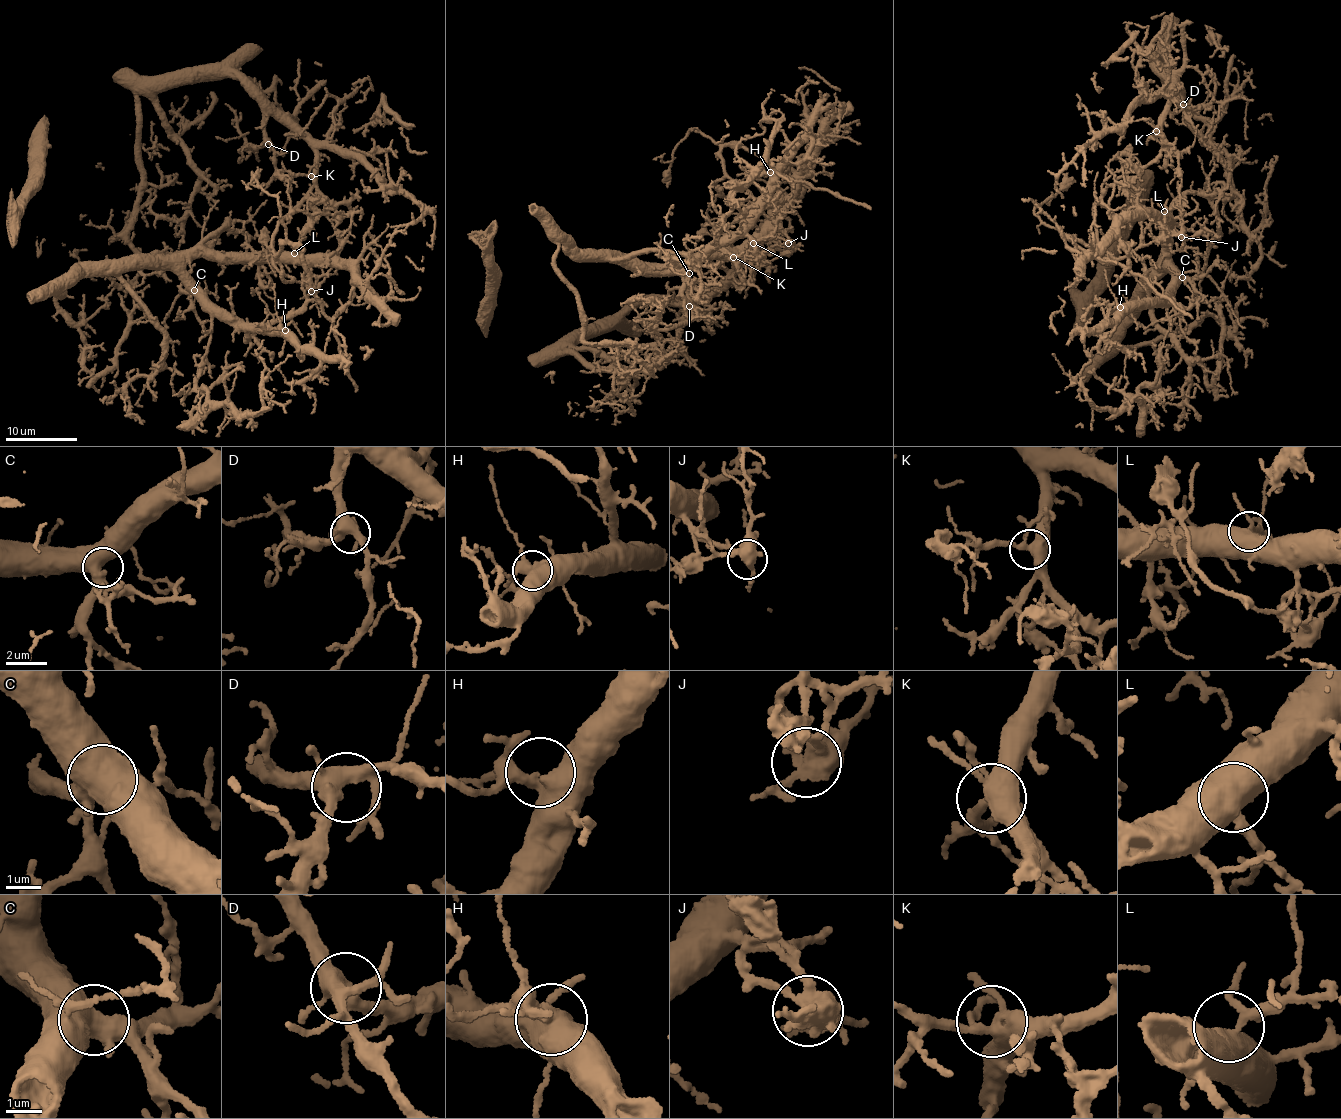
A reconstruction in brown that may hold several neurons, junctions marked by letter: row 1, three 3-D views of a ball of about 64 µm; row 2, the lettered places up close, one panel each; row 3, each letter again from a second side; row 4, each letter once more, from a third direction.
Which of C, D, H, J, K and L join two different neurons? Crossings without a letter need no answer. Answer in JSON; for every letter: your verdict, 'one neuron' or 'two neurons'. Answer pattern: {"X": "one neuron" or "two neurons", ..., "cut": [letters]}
{"C": "one neuron", "D": "one neuron", "H": "one neuron", "J": "two neurons", "K": "one neuron", "L": "one neuron", "cut": ["J"]}

